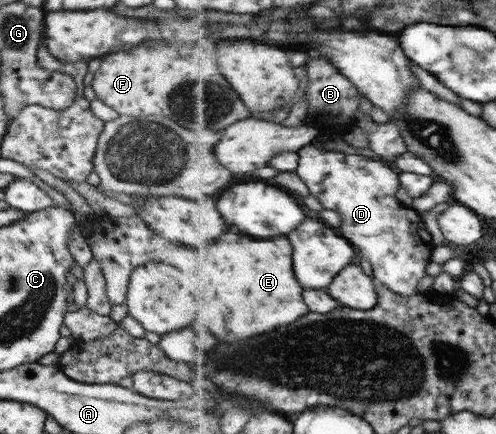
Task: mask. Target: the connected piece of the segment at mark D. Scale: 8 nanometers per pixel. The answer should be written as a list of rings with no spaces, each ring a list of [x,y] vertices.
[[[313,144],[304,147],[298,154],[300,163],[296,173],[307,184],[311,195],[320,201],[323,209],[334,210],[341,216],[338,231],[357,248],[358,259],[371,264],[374,278],[403,296],[420,294],[417,292],[417,286],[419,280],[425,278],[425,266],[431,262],[431,252],[435,246],[434,237],[428,231],[422,214],[413,207],[401,204],[401,200],[397,198],[401,186],[400,175],[386,166],[383,160],[376,161],[367,156],[323,151]]]

